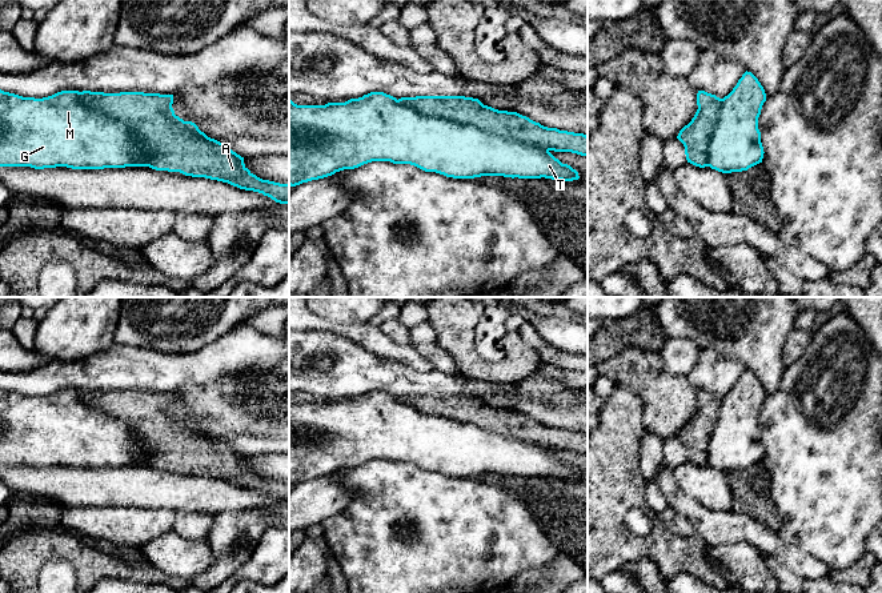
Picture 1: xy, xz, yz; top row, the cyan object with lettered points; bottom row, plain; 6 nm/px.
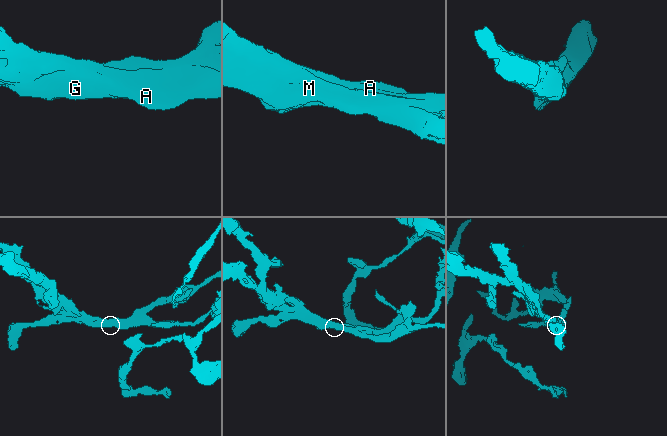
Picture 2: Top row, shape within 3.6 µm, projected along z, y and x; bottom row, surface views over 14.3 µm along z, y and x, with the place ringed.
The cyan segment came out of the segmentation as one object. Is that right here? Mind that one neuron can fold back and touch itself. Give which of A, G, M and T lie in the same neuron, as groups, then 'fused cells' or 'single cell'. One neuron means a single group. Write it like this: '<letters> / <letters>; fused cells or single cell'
A / G M T; fused cells

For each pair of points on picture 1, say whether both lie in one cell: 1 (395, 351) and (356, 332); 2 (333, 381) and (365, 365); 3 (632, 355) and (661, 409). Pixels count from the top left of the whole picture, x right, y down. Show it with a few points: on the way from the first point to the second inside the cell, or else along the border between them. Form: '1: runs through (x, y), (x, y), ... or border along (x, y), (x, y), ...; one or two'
1: runs through (385, 348), (365, 333); one
2: runs through (341, 373), (344, 371), (357, 371); one
3: runs through (638, 368), (661, 392), (661, 396); one

